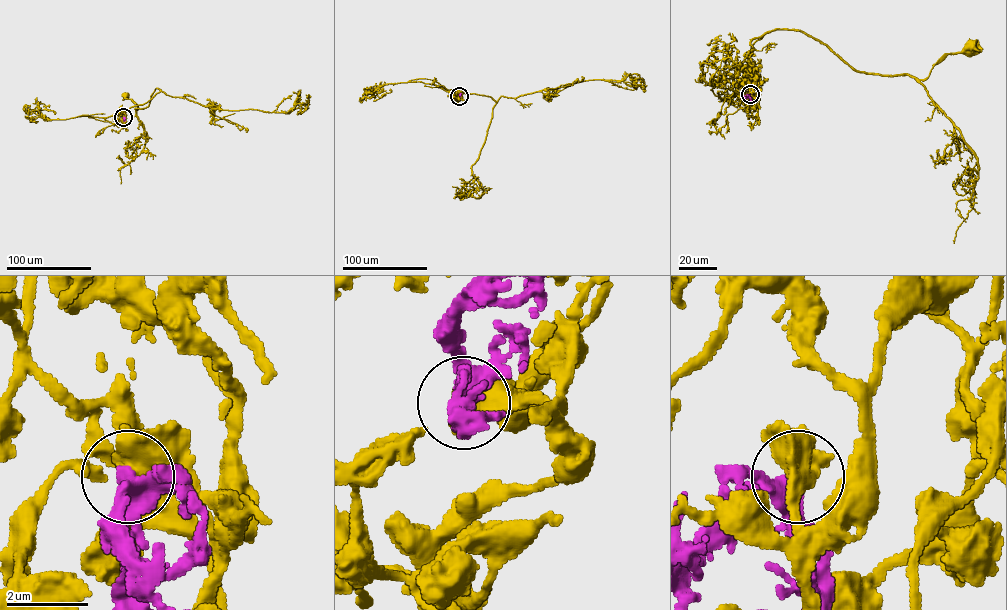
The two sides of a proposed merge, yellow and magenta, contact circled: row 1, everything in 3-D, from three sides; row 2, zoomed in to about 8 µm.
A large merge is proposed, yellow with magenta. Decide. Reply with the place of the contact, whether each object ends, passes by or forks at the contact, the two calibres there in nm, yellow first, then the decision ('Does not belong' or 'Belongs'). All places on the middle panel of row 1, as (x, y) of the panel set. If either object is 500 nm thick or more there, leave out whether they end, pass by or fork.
Place: (459, 96). Thickness 750 nm (yellow) against 320 nm. Belongs

